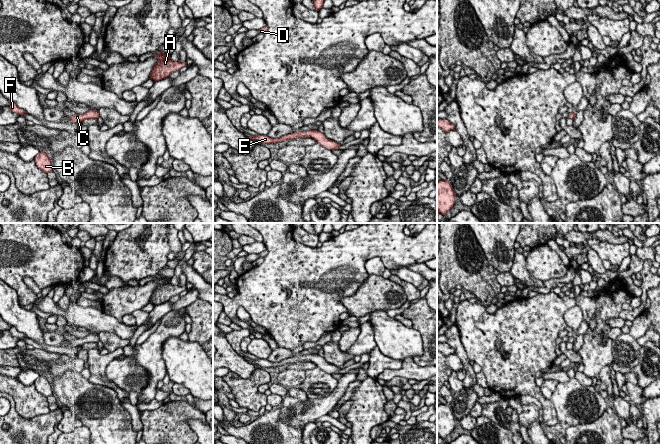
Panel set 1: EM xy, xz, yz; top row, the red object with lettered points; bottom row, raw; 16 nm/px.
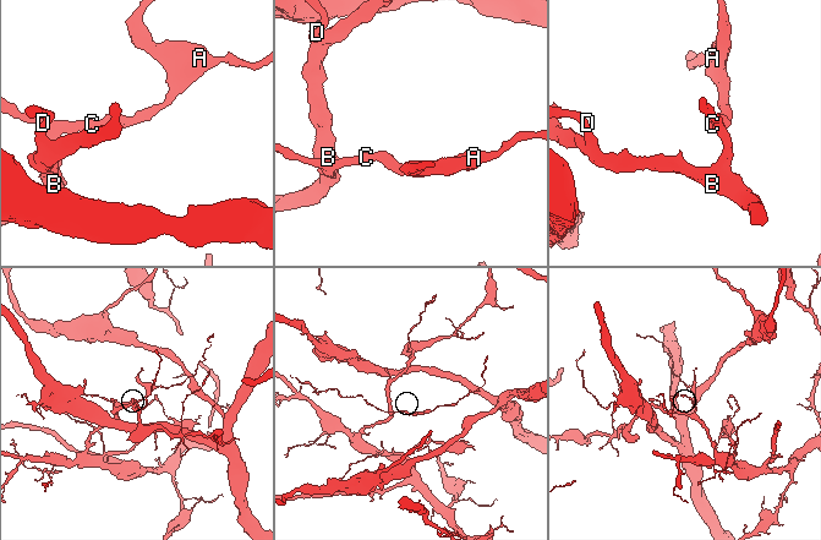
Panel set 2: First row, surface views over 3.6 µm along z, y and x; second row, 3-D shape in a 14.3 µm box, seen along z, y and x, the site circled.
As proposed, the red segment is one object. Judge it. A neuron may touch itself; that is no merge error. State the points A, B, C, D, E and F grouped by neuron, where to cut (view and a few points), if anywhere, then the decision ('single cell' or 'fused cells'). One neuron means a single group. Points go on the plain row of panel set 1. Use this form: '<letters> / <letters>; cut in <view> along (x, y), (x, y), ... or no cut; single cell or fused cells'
A B C D E F; no cut; single cell

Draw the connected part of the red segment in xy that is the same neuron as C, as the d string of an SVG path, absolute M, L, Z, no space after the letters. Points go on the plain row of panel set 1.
M89 334L85 338L75 338L73 340L67 340L73 347L80 348L85 343L97 343L99 341L98 334Z

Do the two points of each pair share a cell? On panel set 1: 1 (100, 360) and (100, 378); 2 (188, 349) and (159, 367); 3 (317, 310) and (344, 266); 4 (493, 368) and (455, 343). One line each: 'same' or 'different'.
1: same
2: different
3: same
4: different

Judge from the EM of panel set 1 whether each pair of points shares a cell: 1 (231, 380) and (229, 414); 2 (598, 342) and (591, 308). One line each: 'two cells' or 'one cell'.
1: two cells
2: one cell

